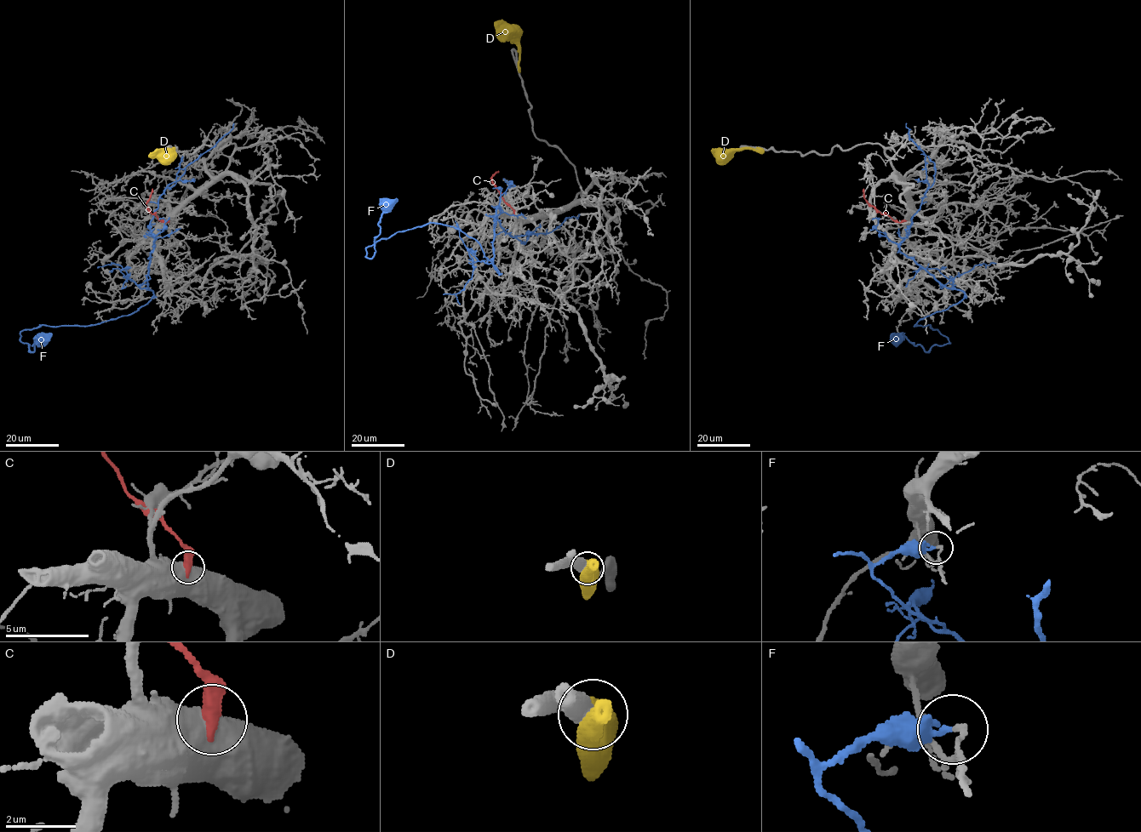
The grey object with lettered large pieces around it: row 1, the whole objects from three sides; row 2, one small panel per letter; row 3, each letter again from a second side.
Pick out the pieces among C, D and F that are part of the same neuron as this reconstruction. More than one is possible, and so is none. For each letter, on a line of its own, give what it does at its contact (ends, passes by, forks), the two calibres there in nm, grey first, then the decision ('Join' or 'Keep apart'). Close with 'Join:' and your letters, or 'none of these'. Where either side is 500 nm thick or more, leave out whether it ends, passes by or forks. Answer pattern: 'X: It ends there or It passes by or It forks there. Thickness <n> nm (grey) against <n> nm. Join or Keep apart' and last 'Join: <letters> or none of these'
C: Thickness 750 nm (grey) against 500 nm. Keep apart
D: Thickness 480 nm (grey) against 700 nm. Join
F: It ends there. Thickness 110 nm (grey) against 140 nm. Keep apart
Join: D

